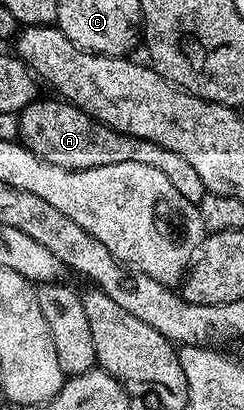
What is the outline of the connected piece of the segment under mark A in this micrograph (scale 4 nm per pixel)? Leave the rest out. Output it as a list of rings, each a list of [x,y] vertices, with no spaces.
[[[39,98],[22,109],[18,119],[18,130],[21,143],[25,144],[32,154],[43,156],[56,166],[64,166],[72,170],[84,170],[96,166],[112,166],[116,162],[144,162],[144,166],[156,166],[188,198],[188,202],[199,204],[207,196],[207,190],[200,174],[182,155],[172,150],[164,150],[164,146],[156,146],[147,140],[135,136],[125,136],[107,124],[101,124],[87,112],[81,112],[74,104],[68,104],[61,98],[45,100]]]

